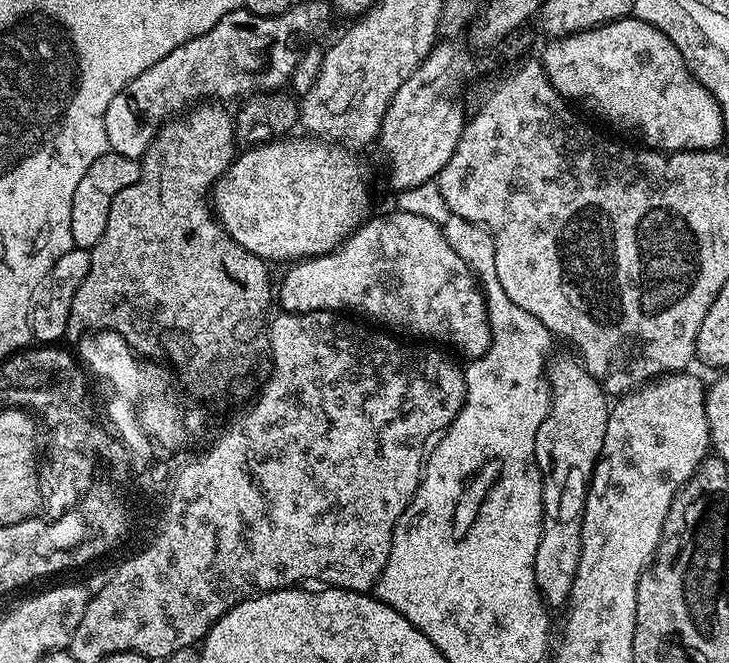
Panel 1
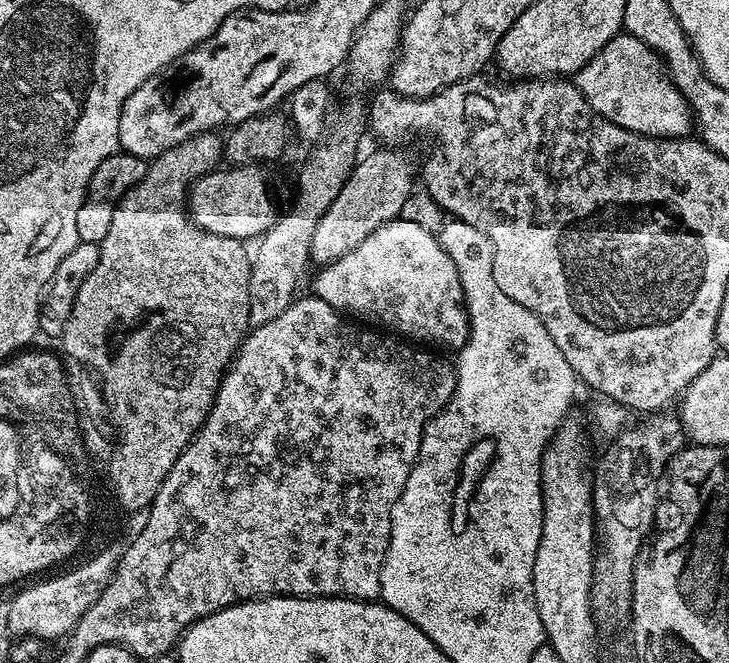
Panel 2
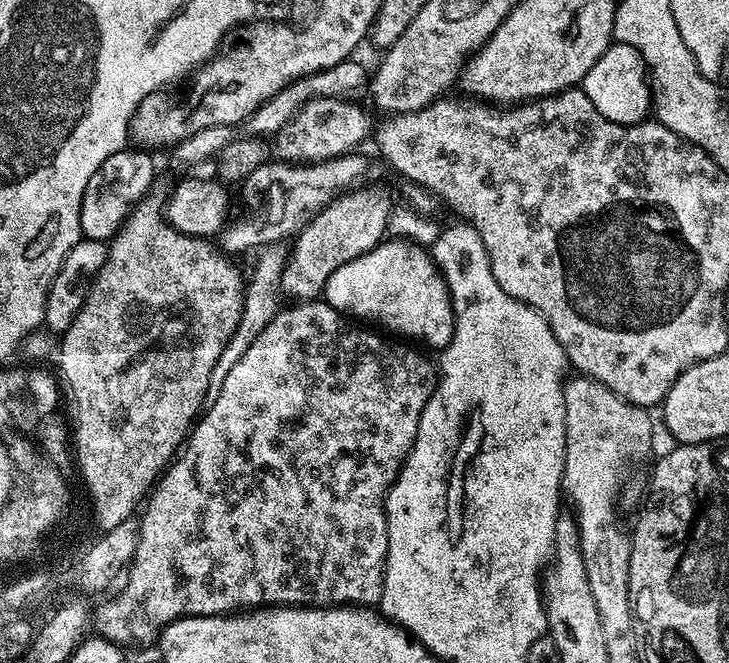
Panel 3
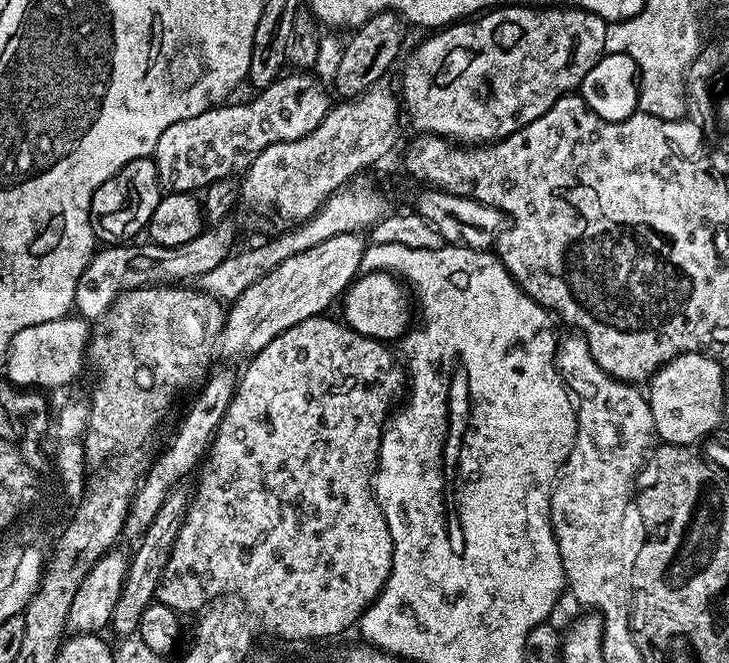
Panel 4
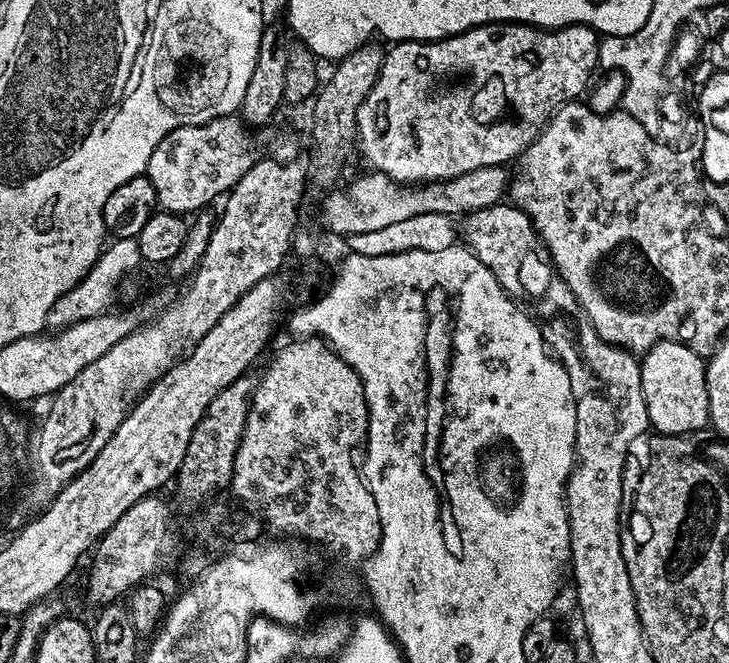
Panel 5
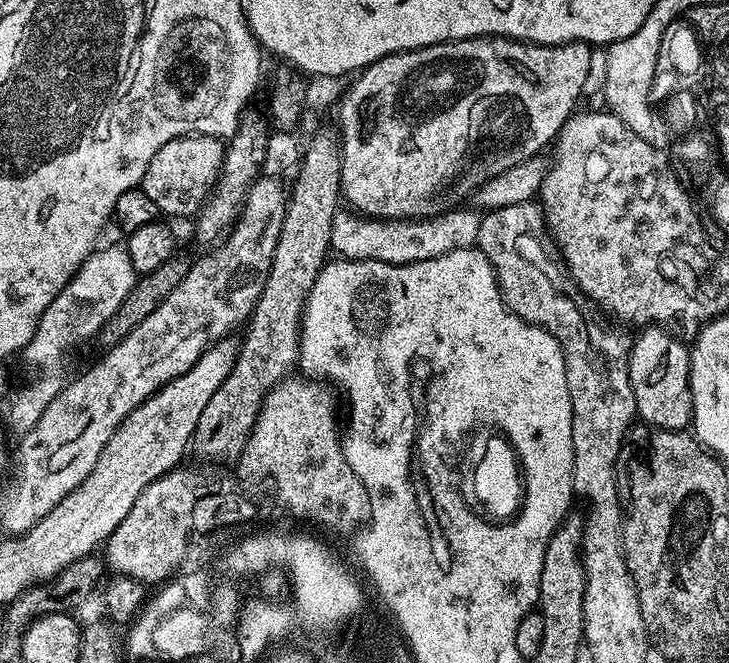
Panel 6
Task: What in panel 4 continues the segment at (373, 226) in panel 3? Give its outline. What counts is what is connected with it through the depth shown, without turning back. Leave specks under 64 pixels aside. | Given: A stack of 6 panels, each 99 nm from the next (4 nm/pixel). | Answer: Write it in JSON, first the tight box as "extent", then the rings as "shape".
{"extent":[218,232,366,360],"shape":[[[359,232],[334,234],[334,238],[326,238],[326,242],[318,242],[318,246],[310,246],[310,250],[302,250],[302,254],[294,254],[294,258],[286,258],[282,266],[270,270],[254,286],[246,289],[238,299],[231,301],[224,318],[224,329],[218,341],[219,355],[229,356],[236,360],[239,356],[251,358],[261,352],[278,334],[290,330],[290,326],[298,326],[298,322],[306,322],[306,318],[314,318],[329,311],[332,303],[339,301],[348,290],[348,285],[356,279],[361,271],[360,263],[366,247],[366,240]]]}

